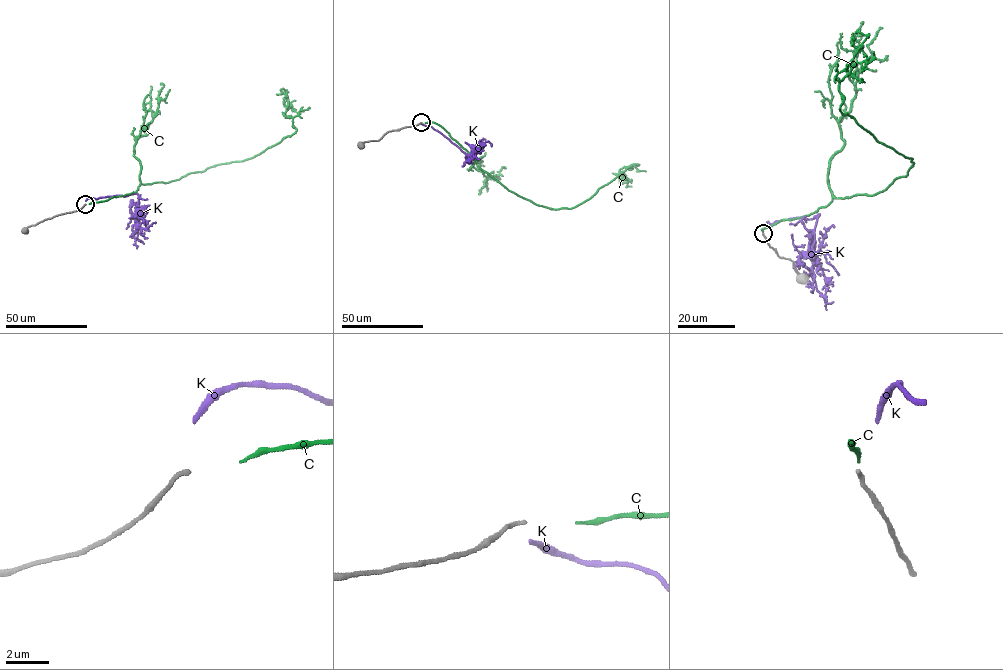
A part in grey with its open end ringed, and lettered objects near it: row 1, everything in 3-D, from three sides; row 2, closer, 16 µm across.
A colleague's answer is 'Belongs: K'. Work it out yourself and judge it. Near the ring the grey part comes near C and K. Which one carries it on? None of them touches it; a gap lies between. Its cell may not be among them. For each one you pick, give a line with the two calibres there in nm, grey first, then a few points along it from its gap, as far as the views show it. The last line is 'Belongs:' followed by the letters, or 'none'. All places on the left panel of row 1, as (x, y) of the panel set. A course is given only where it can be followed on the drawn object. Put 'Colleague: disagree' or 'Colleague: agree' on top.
Colleague: disagree
C: Thickness 180 nm (grey) against 130 nm. Its course: (89, 204), (244, 160), (278, 143), (296, 130), (284, 114), (288, 101), (280, 89)
Belongs: C

